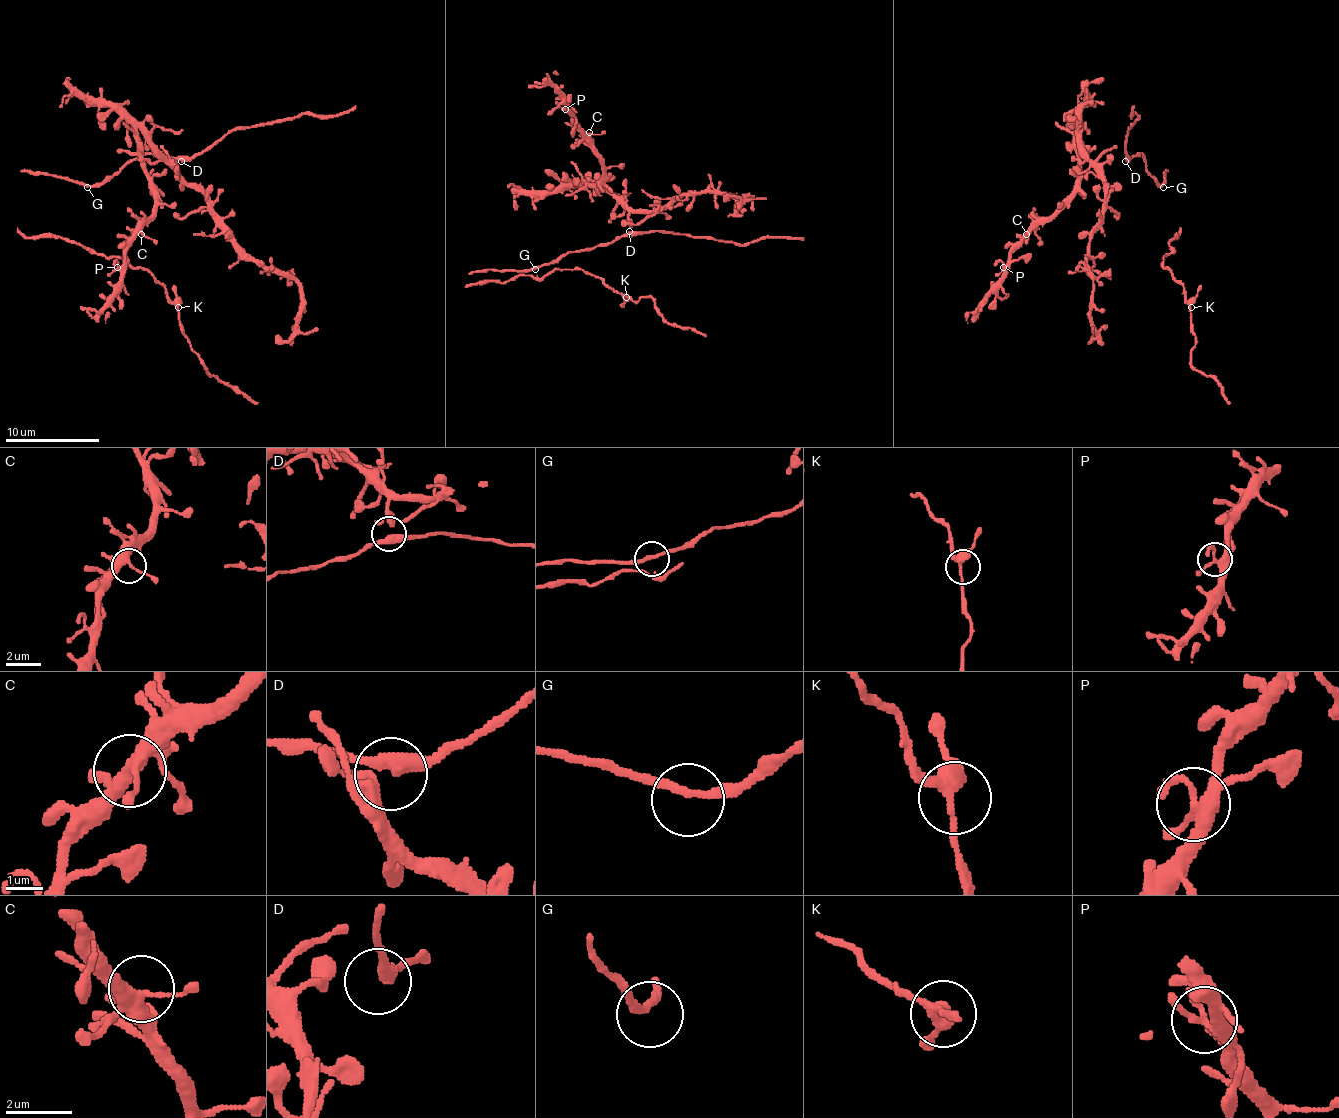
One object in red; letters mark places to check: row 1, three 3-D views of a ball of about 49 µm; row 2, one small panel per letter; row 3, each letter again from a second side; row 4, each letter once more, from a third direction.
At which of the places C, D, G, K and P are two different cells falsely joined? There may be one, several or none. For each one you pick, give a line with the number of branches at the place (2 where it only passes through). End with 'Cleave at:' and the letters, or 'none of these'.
Cleave at: none of these

